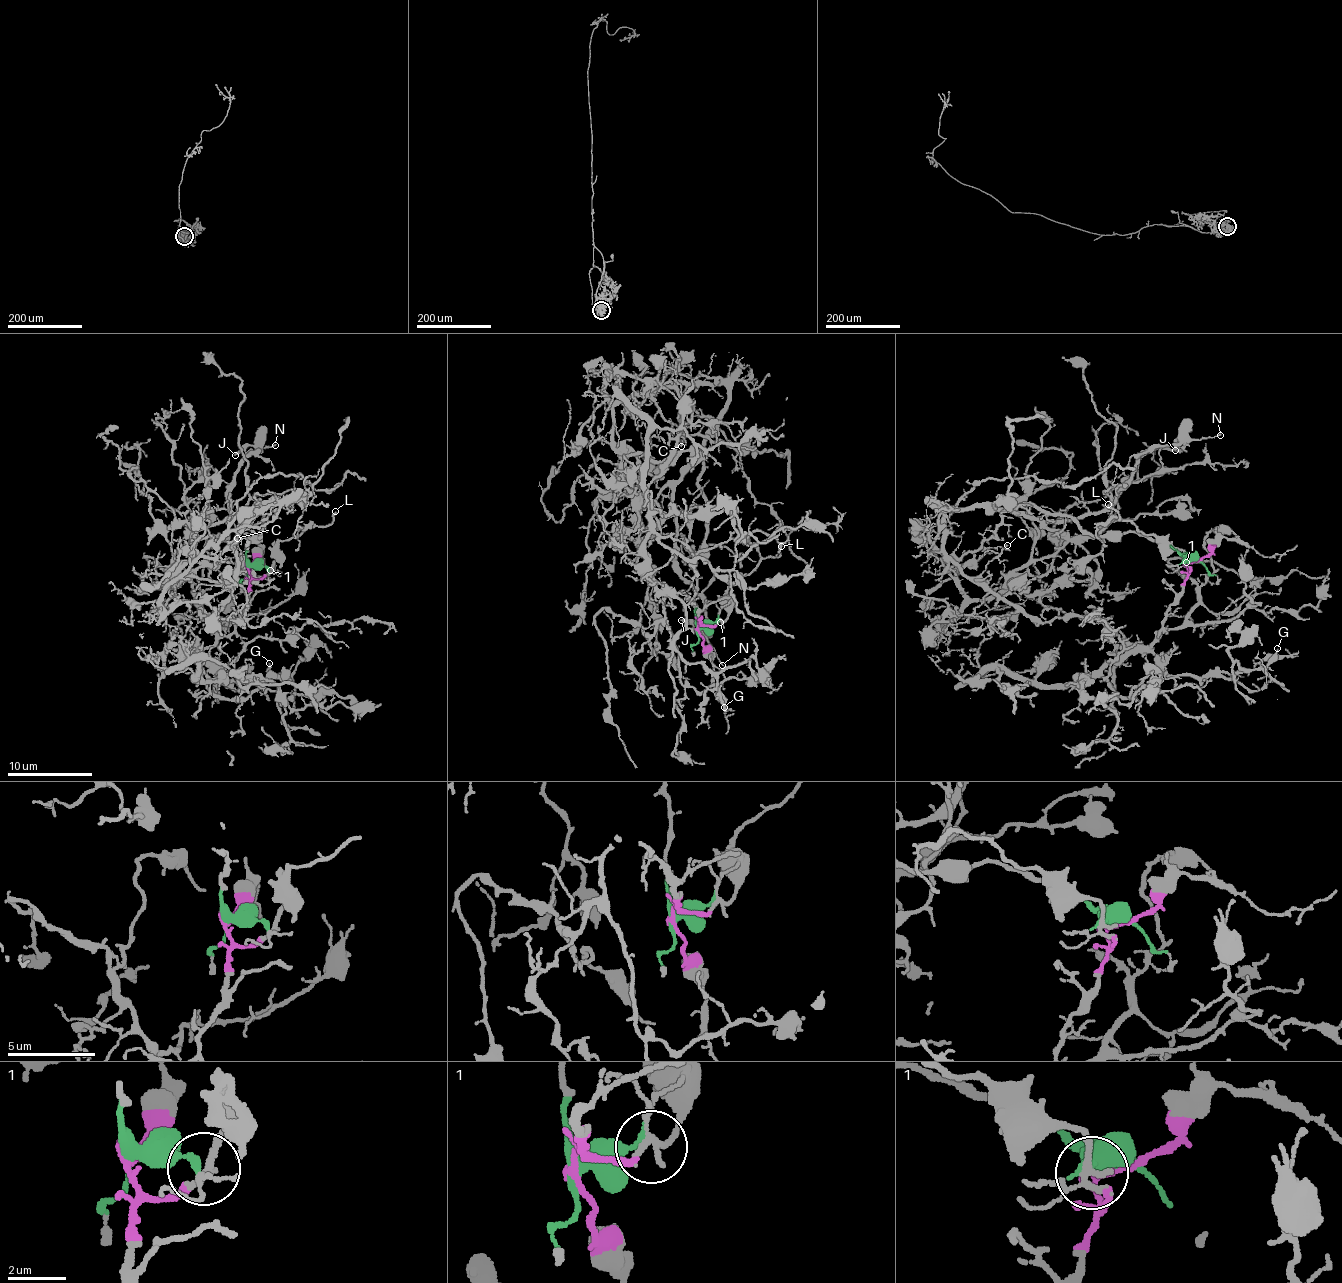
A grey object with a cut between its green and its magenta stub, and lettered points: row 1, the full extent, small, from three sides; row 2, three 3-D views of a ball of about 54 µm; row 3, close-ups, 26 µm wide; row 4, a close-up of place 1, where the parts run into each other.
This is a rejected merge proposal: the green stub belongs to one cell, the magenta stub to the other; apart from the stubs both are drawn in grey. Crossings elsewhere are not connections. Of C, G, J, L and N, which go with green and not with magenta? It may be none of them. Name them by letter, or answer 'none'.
C, J, N

